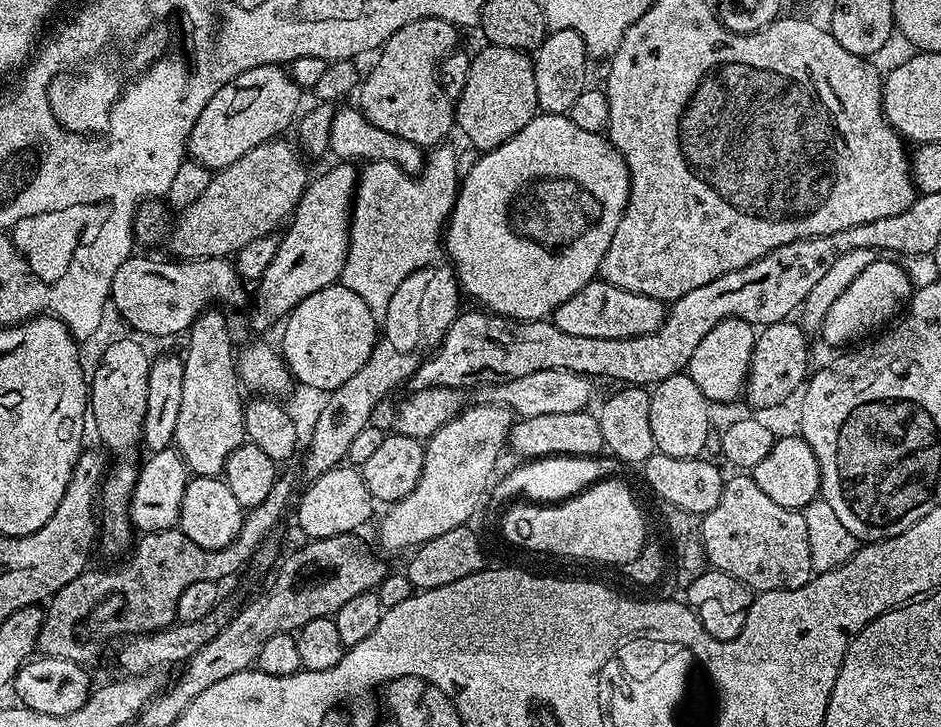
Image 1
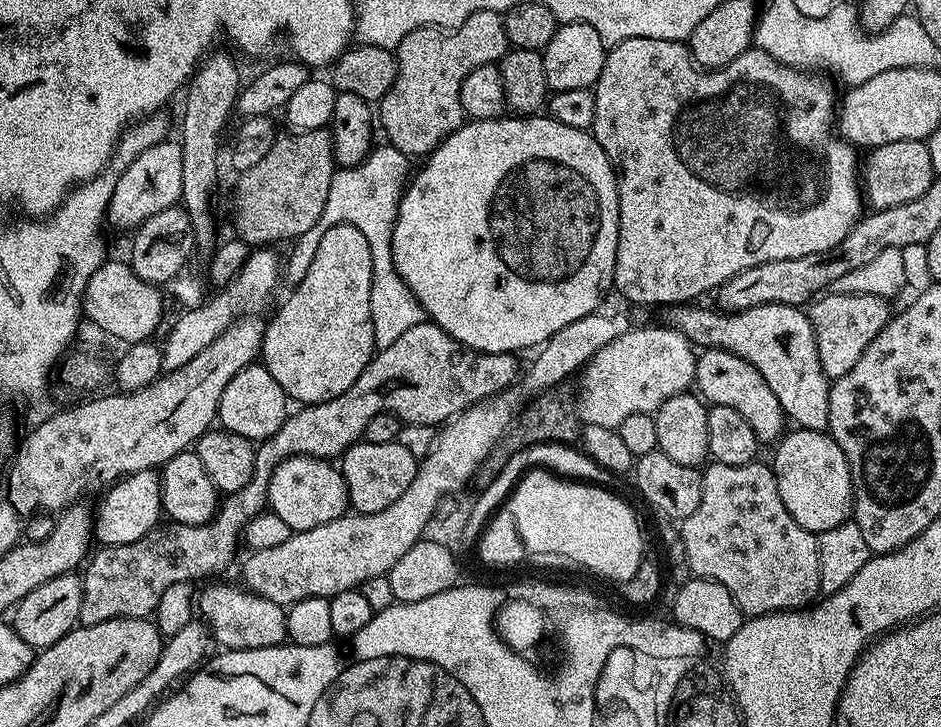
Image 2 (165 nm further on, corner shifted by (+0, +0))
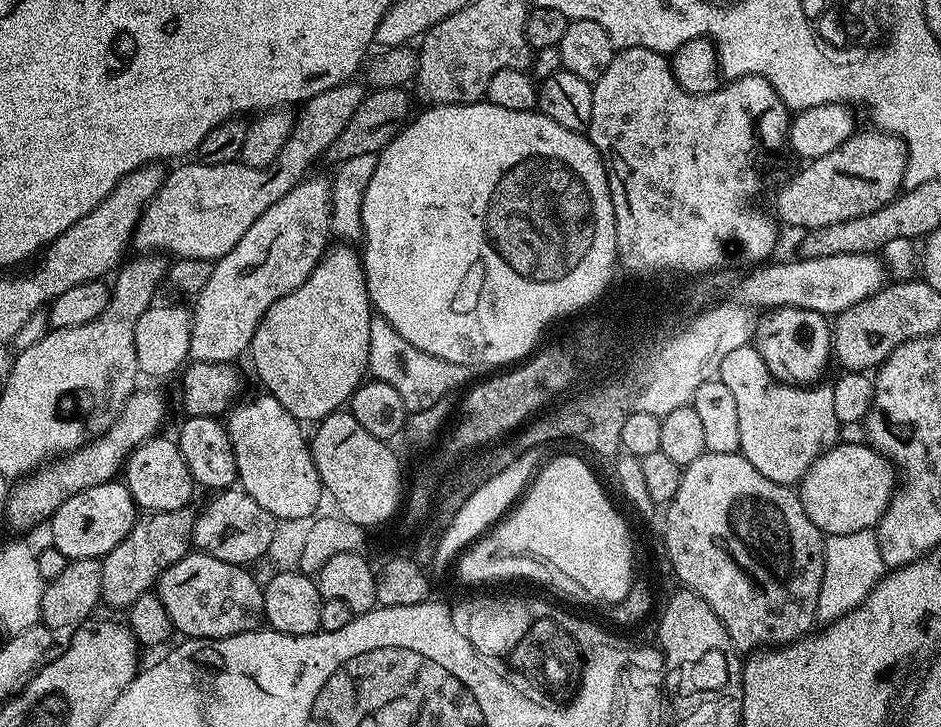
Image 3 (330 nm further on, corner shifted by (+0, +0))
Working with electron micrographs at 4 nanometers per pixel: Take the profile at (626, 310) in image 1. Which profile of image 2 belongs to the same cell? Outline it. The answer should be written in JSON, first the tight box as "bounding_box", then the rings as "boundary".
{"bounding_box":[667,302,830,432],"boundary":[[[692,302],[673,307],[667,323],[677,328],[694,346],[704,350],[724,348],[750,362],[750,366],[762,374],[766,386],[774,390],[774,398],[778,398],[785,417],[791,423],[793,420],[796,428],[811,432],[827,429],[830,380],[822,370],[816,329],[808,321],[807,311],[803,307],[795,304],[763,304],[750,310],[727,313],[723,310],[711,312],[708,308],[697,306]]]}

